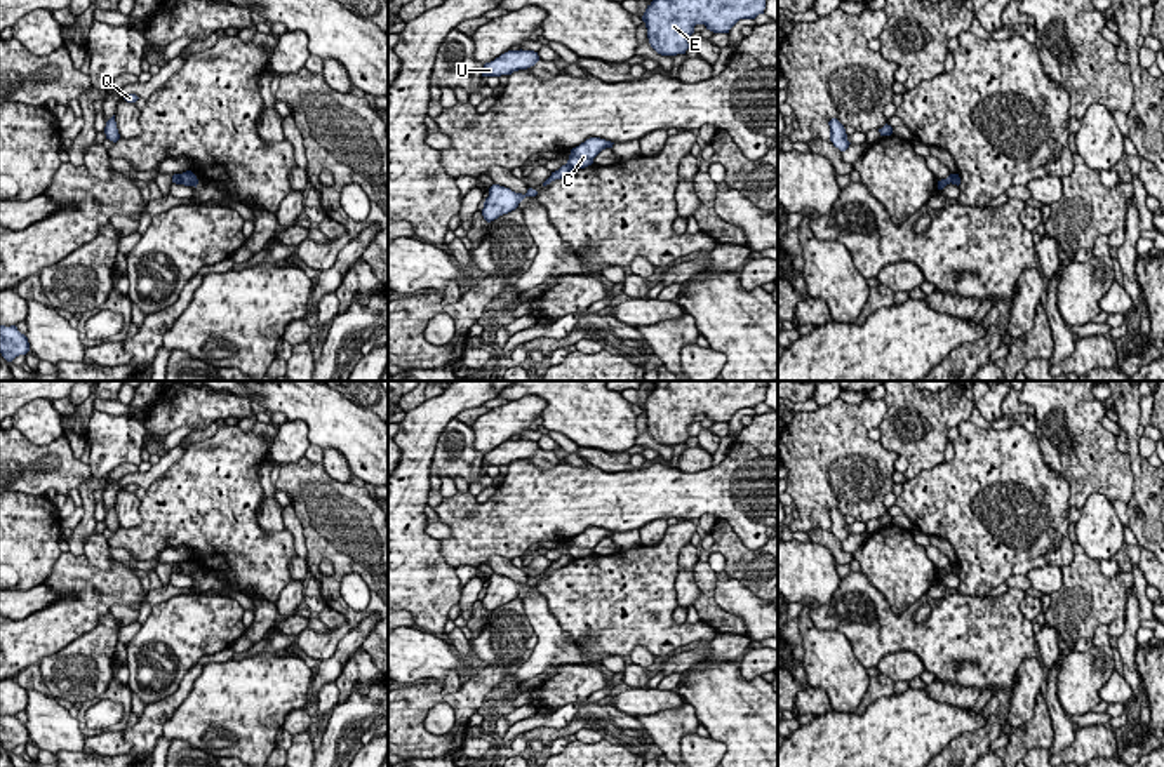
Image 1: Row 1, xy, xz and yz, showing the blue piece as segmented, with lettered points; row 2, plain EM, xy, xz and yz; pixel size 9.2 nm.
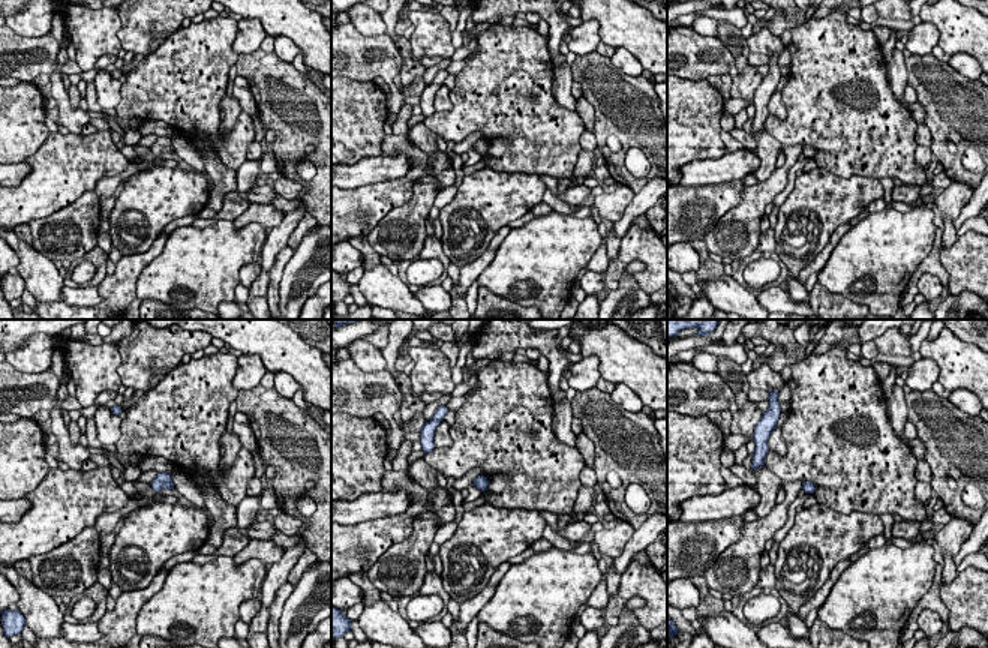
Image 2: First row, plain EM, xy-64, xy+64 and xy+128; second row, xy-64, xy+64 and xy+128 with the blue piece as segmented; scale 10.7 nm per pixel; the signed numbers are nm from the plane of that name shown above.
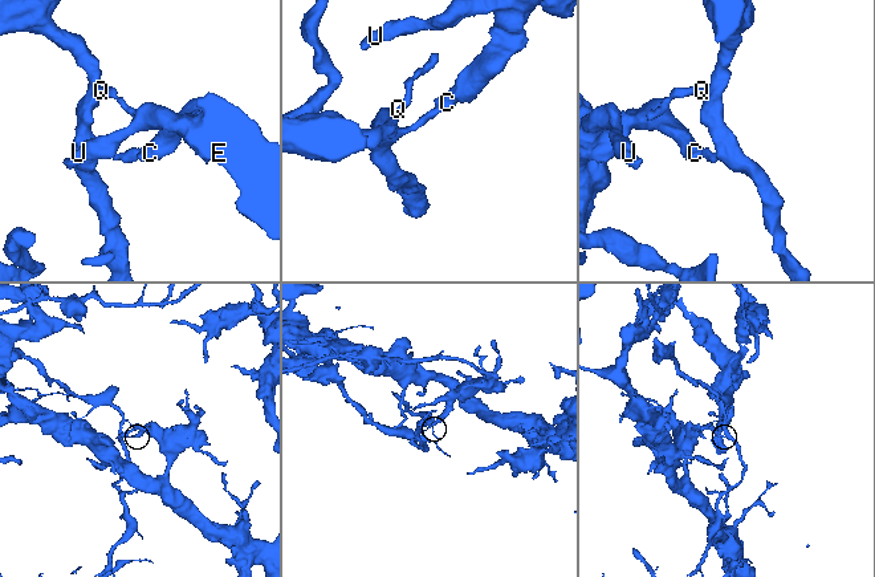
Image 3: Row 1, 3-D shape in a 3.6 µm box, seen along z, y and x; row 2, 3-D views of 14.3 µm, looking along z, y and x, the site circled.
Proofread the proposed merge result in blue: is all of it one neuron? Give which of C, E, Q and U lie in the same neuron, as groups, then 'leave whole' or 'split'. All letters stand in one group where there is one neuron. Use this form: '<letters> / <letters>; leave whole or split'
C E U / Q; split

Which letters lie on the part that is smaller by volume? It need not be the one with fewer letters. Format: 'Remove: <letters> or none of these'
Remove: Q

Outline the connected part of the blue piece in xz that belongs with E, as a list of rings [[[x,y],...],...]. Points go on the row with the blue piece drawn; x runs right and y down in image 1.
[[[652,0],[642,21],[651,47],[661,56],[686,54],[696,24],[729,33],[739,19],[764,14],[766,0]]]

